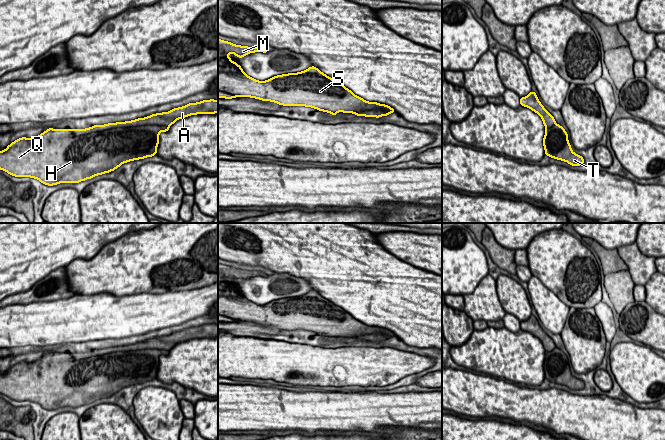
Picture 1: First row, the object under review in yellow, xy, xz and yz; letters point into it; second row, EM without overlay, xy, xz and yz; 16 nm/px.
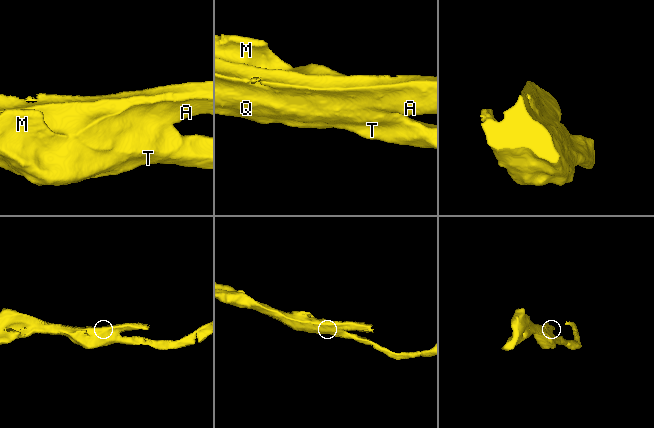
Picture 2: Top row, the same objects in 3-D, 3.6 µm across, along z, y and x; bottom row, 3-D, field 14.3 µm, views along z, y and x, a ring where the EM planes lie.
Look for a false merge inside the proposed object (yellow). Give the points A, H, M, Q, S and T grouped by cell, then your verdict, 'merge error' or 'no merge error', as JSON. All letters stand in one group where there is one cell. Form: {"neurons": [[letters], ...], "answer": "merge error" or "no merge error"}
{"neurons": [["A", "S"], ["H", "M", "Q", "T"]], "answer": "merge error"}

